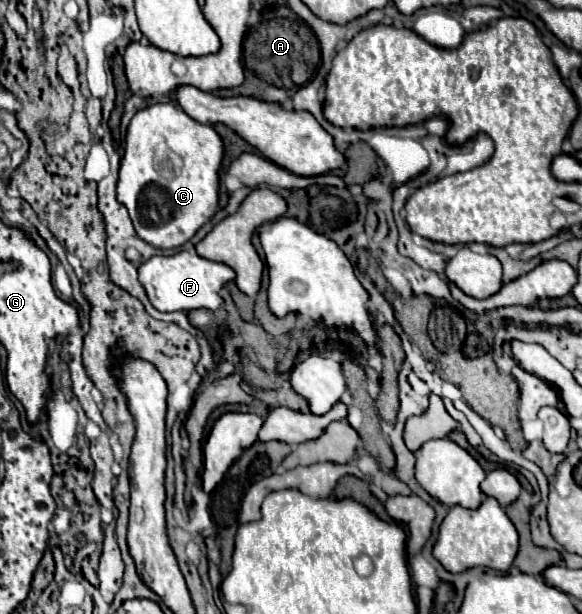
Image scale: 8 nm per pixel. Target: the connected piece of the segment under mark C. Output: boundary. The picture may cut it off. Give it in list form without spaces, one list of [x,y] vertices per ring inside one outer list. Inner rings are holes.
[[[156,103],[152,107],[138,111],[132,117],[128,127],[126,153],[120,165],[120,179],[118,179],[118,201],[128,207],[128,213],[138,237],[158,249],[182,247],[188,239],[192,239],[194,233],[202,225],[206,225],[218,209],[218,185],[220,185],[218,169],[222,163],[222,157],[224,157],[224,143],[220,135],[210,125],[198,123],[192,117],[188,117],[178,105]],[[160,143],[166,143],[170,155],[172,153],[178,155],[180,161],[178,163],[174,161],[166,163],[166,159],[164,163],[158,161],[156,149]]]

